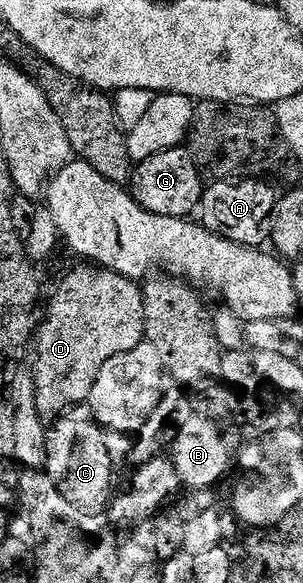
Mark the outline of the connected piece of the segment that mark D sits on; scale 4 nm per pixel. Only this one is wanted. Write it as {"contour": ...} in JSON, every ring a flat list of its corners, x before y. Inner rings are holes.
{"contour":[[80,265,76,267,56,287,52,300,48,303,48,312,39,324,34,335,34,351,36,360,30,364,34,389,37,397,37,412,45,421,55,421,65,411,87,404,92,397,94,381,98,381,98,373,110,357,118,357,118,353,130,353,138,344,145,342,144,326,144,293,141,284,135,279,127,279,105,267]]}

